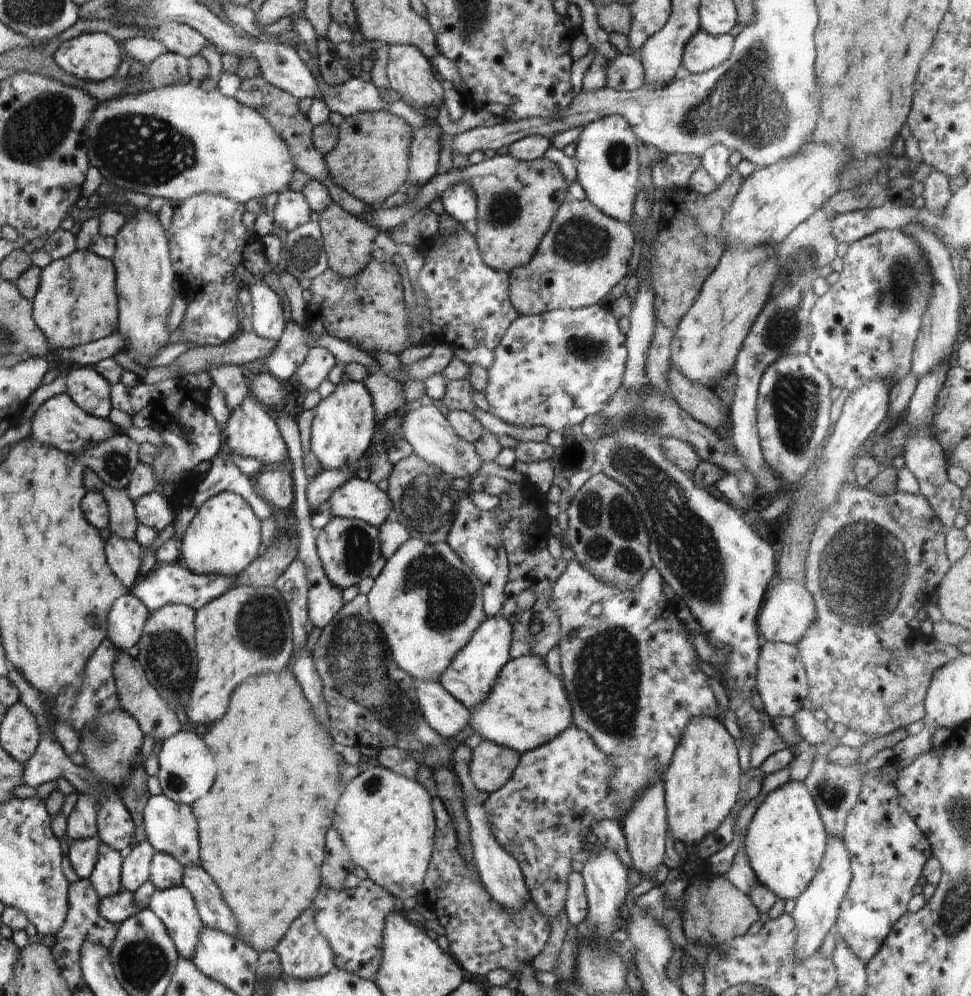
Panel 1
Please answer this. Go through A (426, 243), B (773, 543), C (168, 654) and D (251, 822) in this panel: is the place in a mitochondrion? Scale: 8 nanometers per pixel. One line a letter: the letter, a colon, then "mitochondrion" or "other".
A: other
B: other
C: mitochondrion
D: other

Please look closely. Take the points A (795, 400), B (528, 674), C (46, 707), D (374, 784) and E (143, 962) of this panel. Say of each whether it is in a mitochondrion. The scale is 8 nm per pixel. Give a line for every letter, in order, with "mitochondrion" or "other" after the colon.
A: mitochondrion
B: other
C: other
D: mitochondrion
E: mitochondrion

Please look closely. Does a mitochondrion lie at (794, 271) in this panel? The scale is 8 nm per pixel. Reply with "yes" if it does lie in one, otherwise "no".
yes

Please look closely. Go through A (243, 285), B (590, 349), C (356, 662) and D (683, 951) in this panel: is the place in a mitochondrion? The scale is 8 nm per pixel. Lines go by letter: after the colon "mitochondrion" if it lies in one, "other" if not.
A: other
B: mitochondrion
C: mitochondrion
D: other

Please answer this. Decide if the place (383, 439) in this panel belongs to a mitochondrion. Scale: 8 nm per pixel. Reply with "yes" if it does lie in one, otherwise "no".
no

